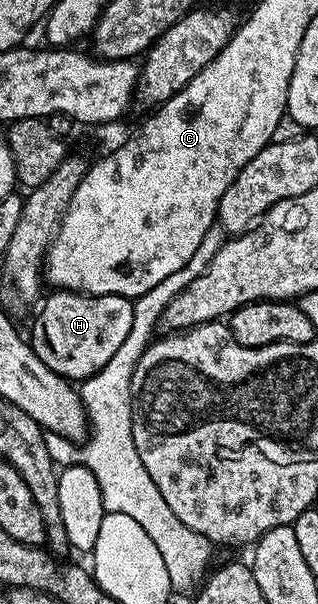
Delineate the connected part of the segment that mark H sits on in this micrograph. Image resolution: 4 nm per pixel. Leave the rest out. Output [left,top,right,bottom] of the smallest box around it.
[30,290,134,382]

